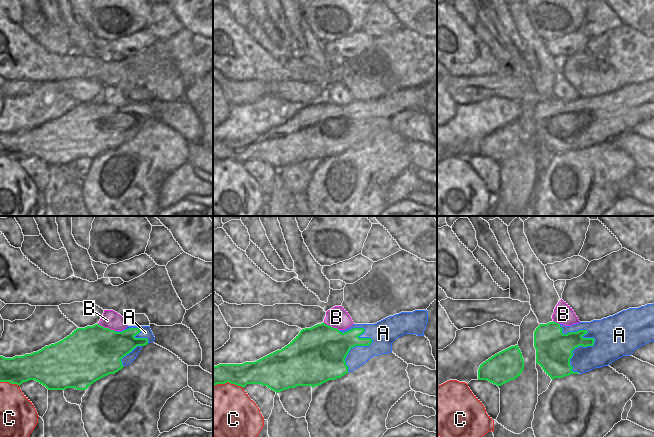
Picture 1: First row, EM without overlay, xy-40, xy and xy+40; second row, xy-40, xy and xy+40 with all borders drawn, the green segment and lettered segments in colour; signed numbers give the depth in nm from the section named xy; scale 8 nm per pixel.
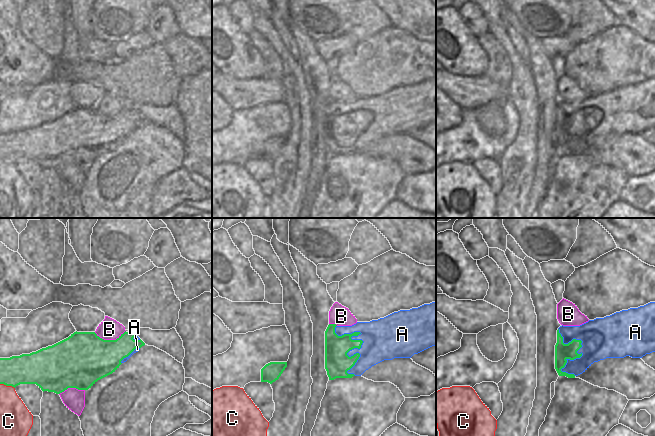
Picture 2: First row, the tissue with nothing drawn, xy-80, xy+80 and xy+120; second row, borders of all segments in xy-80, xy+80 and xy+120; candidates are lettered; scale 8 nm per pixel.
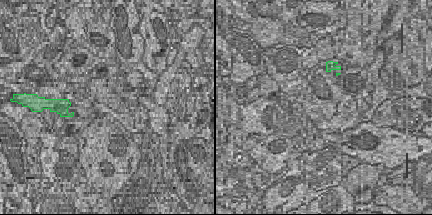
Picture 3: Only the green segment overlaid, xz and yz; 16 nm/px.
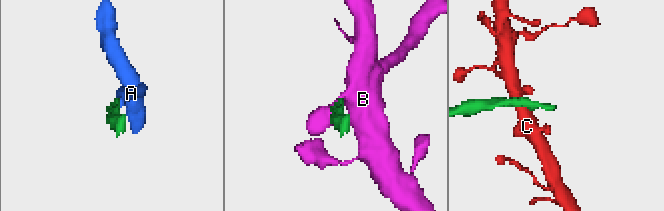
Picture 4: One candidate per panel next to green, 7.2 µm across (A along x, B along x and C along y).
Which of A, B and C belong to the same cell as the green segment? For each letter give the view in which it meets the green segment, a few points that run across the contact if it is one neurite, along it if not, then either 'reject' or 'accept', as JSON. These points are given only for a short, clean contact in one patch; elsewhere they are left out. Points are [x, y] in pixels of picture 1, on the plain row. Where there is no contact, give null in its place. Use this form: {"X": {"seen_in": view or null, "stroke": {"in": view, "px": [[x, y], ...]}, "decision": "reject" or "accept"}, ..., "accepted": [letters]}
{"A": {"seen_in": "xy+40", "stroke": {"in": "xy+40", "px": [[564, 120], [590, 120], [594, 116], [607, 116], [619, 111]]}, "decision": "accept"}, "B": {"seen_in": "xy-40", "decision": "reject"}, "C": {"seen_in": "xy-40", "decision": "reject"}, "accepted": ["A"]}

